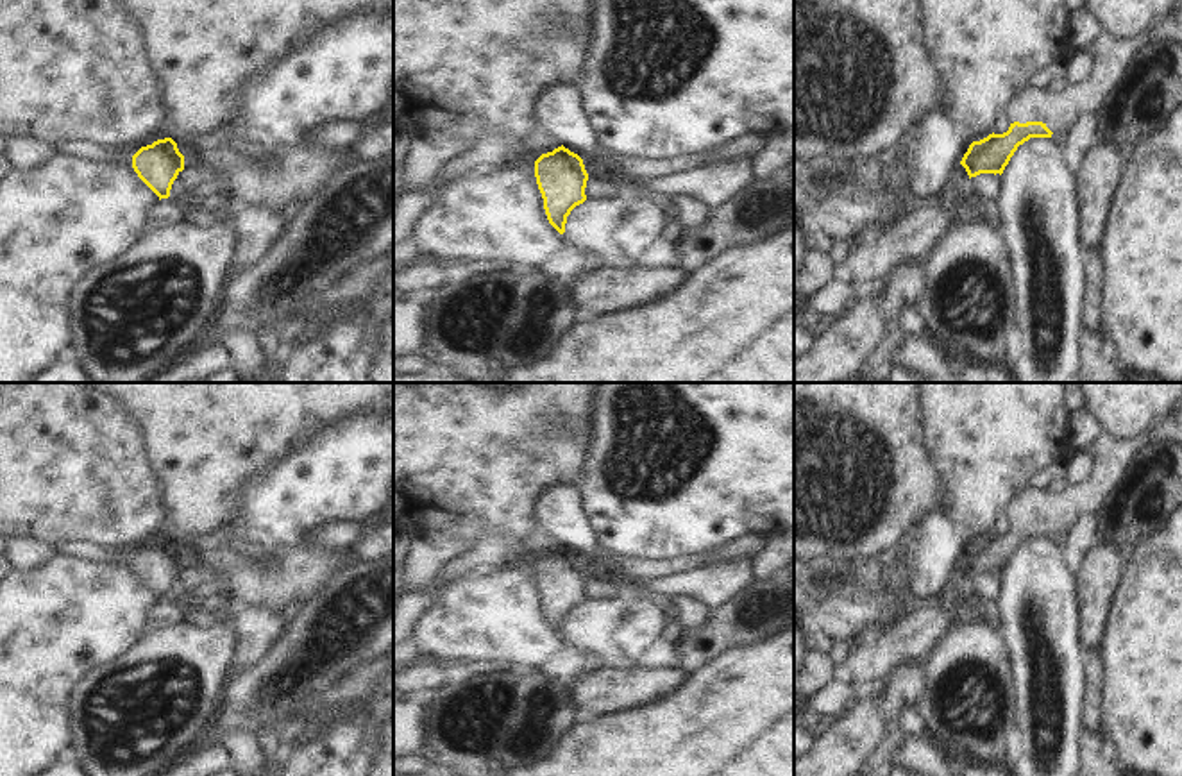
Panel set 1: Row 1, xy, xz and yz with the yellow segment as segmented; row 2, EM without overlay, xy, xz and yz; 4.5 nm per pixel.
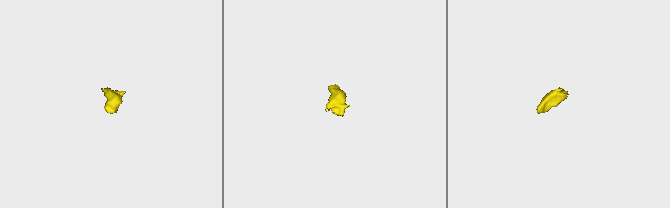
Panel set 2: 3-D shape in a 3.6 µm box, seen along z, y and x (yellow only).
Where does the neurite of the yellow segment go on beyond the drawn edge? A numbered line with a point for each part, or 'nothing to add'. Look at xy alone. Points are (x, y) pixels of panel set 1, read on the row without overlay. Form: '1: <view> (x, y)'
nothing to add

